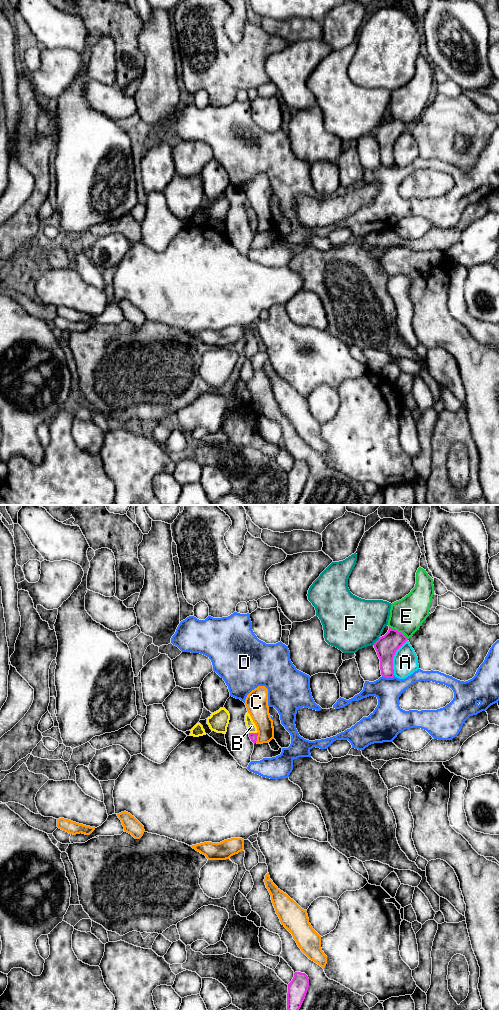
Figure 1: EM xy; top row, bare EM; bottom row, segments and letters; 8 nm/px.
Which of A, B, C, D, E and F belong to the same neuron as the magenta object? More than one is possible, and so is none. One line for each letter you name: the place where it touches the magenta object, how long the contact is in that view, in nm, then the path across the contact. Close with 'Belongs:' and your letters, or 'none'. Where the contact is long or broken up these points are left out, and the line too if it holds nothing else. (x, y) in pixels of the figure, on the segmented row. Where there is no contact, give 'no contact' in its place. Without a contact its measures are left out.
B: meets magenta in xy at (253, 733); contact 60 nm long; runs through xy (253, 736), (253, 733), (251, 726)
Belongs: B

